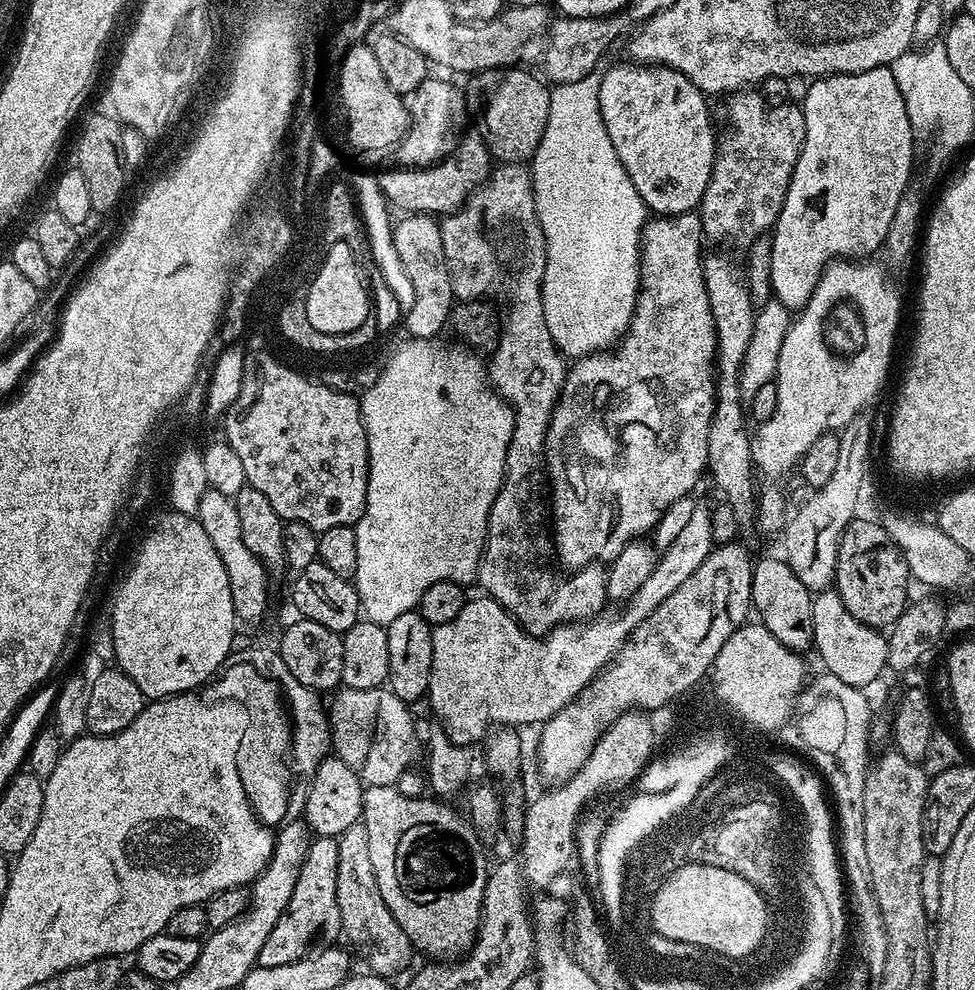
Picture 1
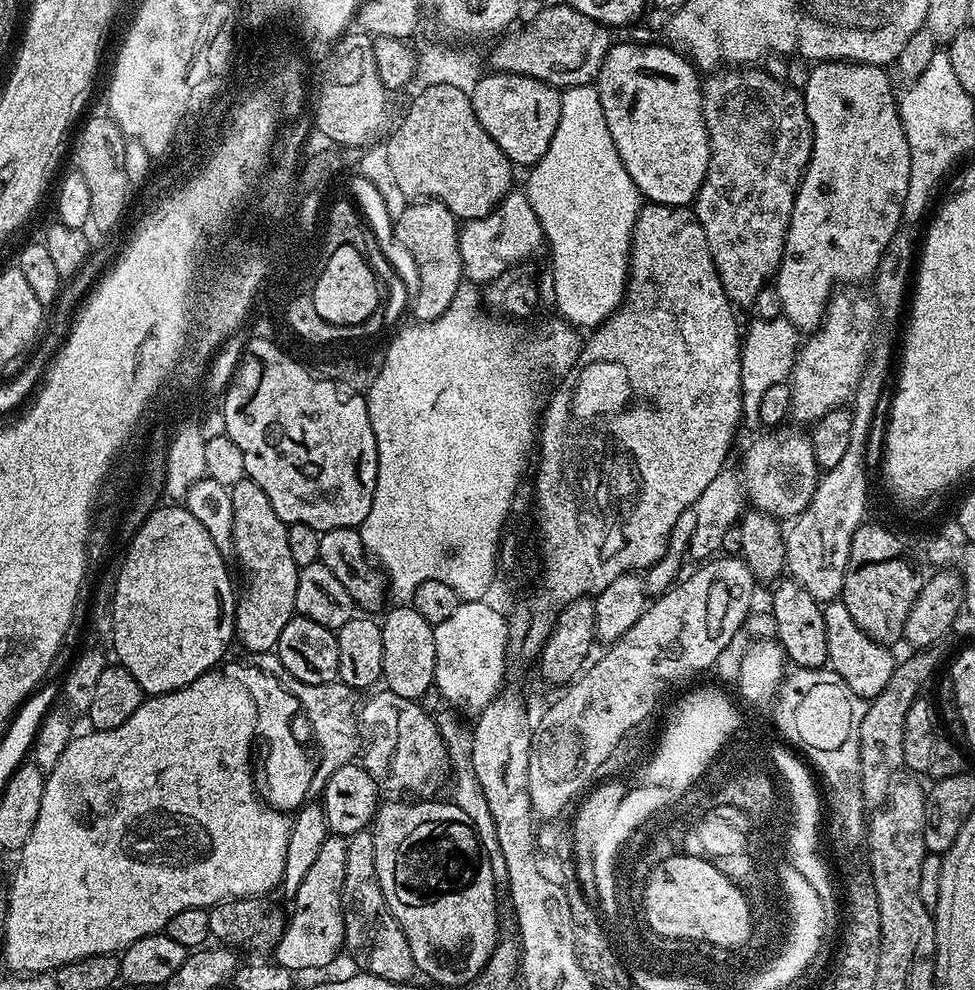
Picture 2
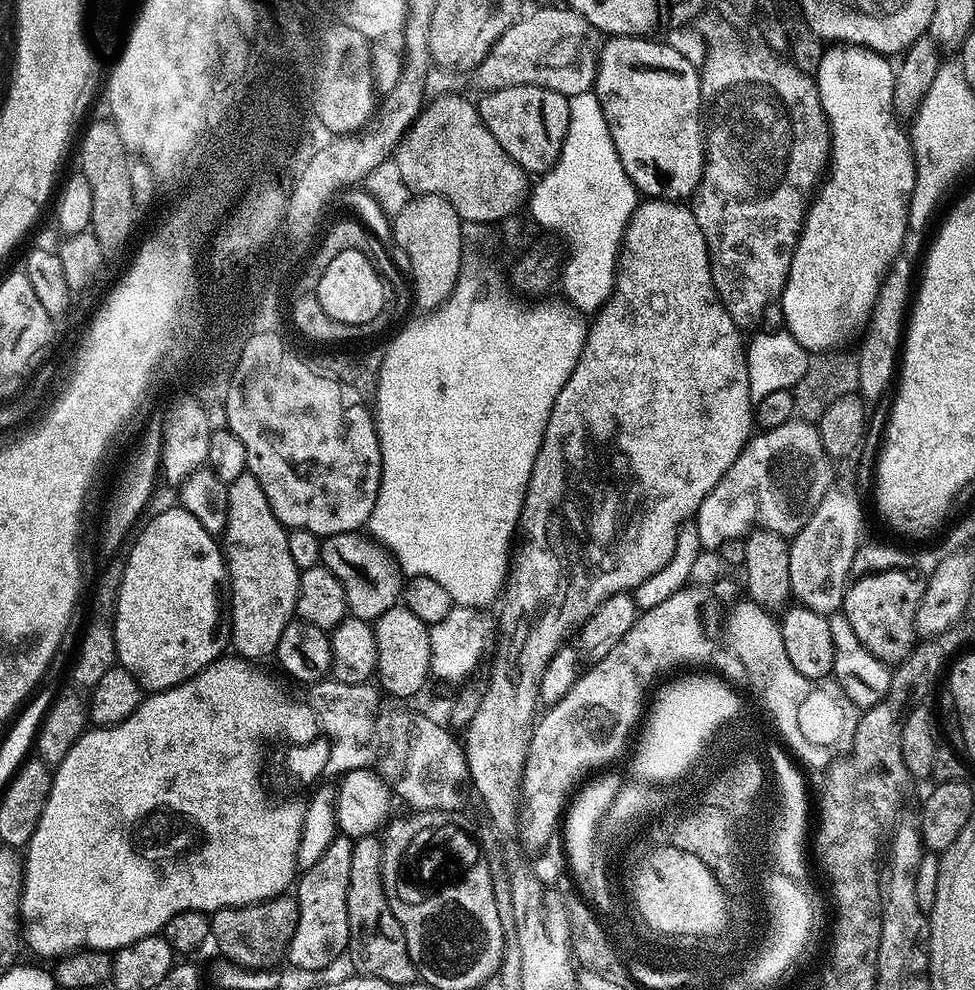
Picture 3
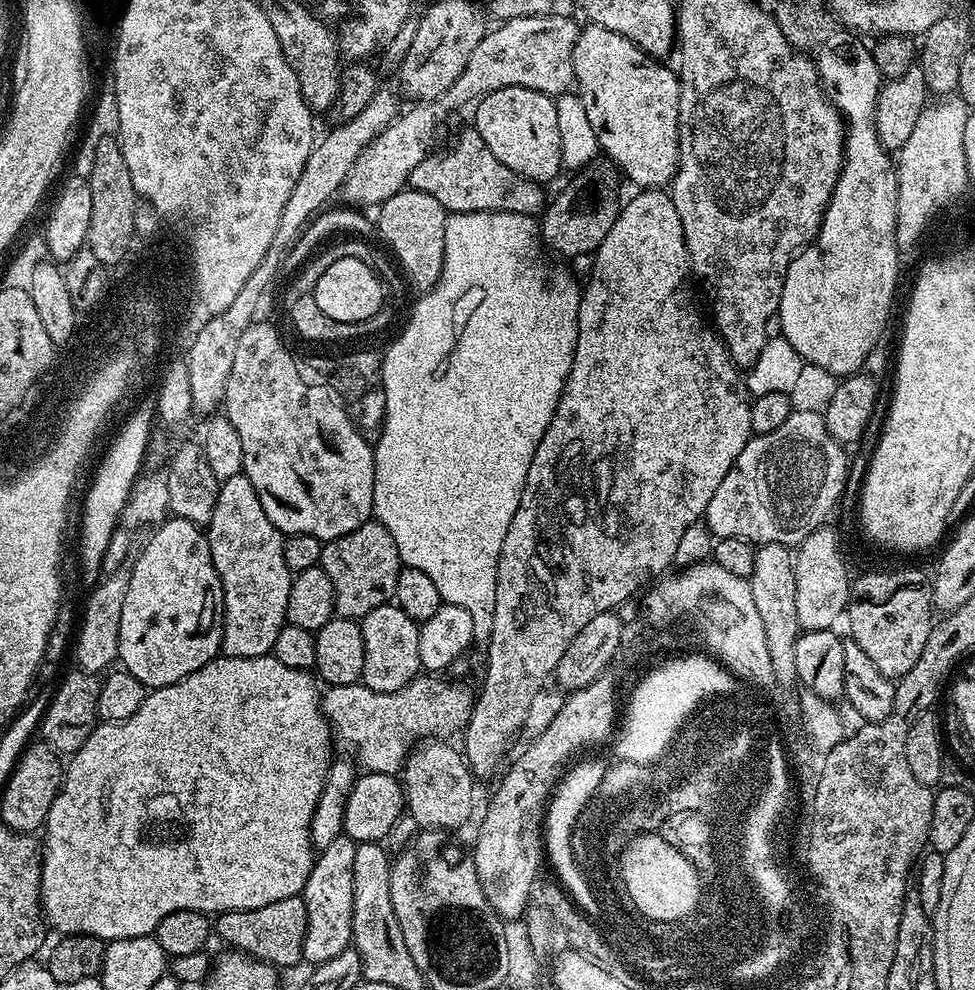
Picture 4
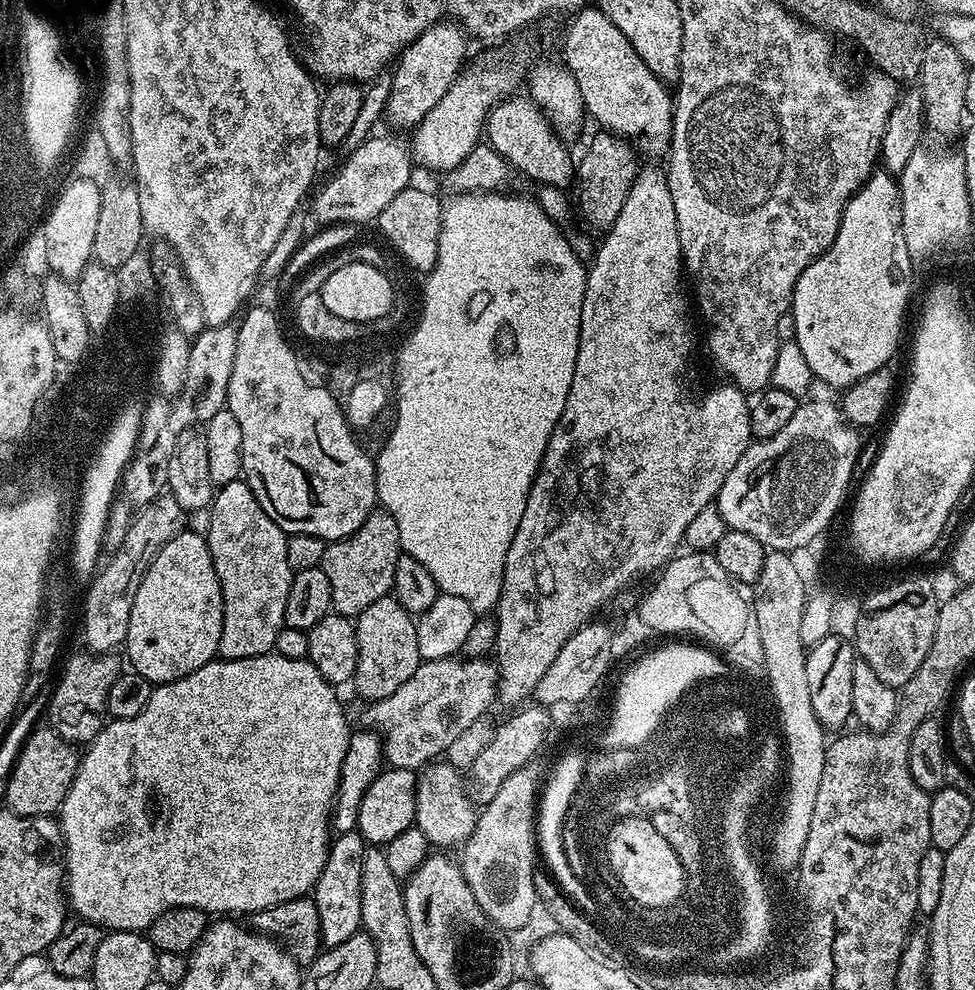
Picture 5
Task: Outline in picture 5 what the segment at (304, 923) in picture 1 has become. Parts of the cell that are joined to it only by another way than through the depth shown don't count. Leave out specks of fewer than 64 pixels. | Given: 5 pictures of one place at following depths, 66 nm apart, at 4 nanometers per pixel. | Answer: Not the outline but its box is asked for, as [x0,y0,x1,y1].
[314,831,366,949]

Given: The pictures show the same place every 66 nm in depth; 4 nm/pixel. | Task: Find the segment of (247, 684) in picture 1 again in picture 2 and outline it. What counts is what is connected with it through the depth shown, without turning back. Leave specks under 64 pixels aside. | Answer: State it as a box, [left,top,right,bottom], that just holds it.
[252,675,316,814]

